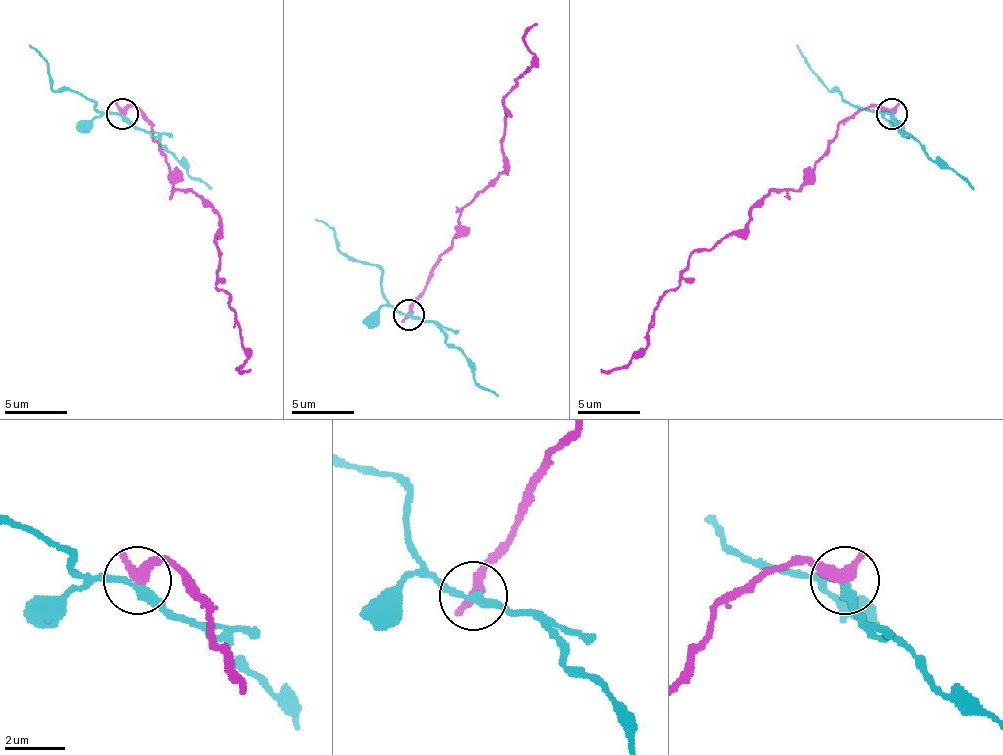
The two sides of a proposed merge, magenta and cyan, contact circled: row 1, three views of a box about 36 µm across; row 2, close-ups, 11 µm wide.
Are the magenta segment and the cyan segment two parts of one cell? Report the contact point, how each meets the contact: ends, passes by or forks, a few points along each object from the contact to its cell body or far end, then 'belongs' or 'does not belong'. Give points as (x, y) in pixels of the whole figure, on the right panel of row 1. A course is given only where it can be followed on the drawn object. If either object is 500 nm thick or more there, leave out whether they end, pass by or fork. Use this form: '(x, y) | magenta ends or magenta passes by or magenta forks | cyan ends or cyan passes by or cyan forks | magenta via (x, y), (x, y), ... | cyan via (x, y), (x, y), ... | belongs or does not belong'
(892, 113) | magenta ends | cyan passes by | magenta via (893, 113), (858, 109), (799, 188), (771, 191), (742, 228), (689, 256), (649, 341), (602, 369) | cyan via (893, 116), (852, 106), (839, 91), (830, 91), (796, 44) | does not belong

